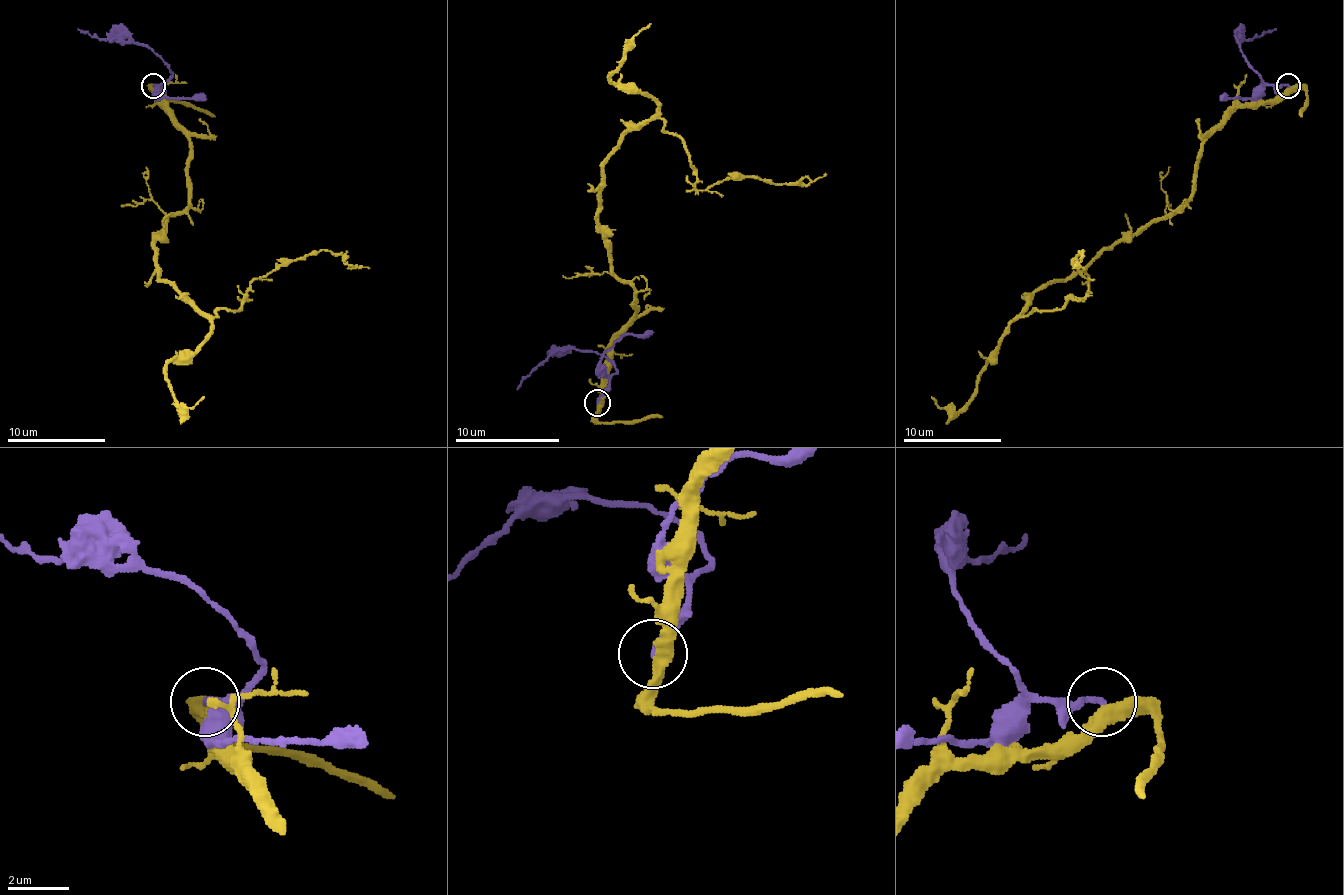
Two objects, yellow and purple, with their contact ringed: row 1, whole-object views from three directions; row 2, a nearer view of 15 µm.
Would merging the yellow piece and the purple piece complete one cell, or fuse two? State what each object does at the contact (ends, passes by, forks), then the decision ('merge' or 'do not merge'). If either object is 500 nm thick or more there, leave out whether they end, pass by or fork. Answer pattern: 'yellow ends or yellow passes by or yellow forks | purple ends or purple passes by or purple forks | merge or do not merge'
yellow passes by | purple ends | do not merge

